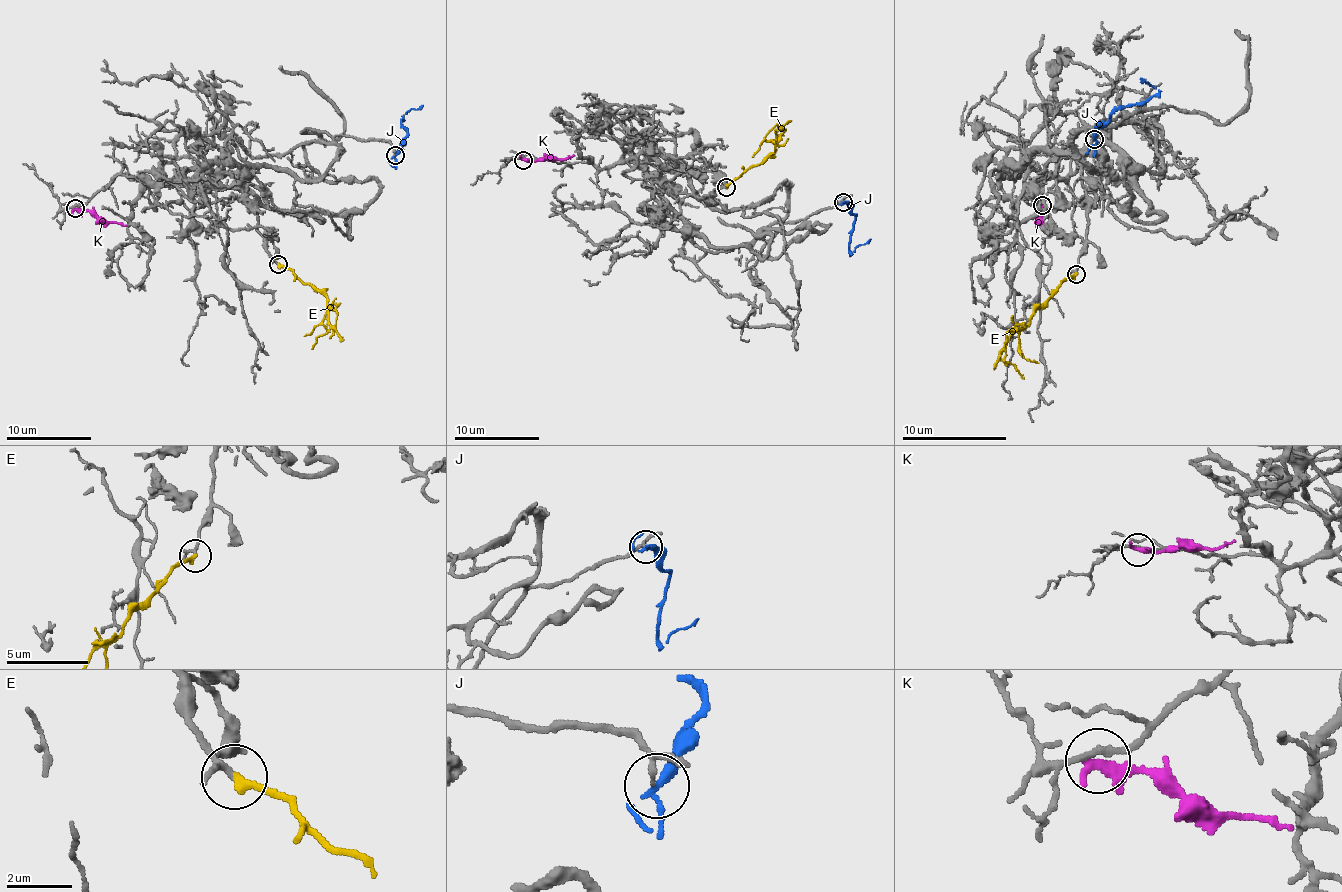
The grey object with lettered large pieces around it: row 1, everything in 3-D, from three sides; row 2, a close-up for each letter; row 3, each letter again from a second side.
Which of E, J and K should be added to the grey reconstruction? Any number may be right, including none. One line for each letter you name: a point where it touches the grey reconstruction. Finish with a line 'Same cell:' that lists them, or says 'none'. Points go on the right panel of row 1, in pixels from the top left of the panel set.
E: meets grey at (1076, 274)
Same cell: E

